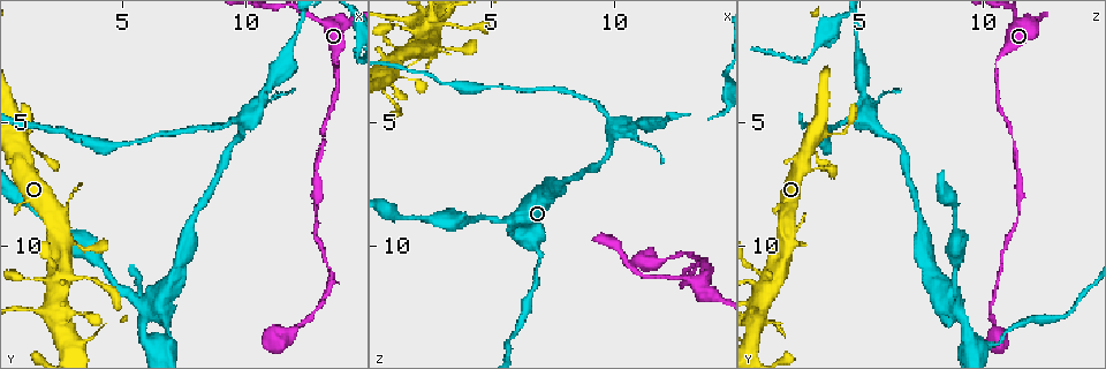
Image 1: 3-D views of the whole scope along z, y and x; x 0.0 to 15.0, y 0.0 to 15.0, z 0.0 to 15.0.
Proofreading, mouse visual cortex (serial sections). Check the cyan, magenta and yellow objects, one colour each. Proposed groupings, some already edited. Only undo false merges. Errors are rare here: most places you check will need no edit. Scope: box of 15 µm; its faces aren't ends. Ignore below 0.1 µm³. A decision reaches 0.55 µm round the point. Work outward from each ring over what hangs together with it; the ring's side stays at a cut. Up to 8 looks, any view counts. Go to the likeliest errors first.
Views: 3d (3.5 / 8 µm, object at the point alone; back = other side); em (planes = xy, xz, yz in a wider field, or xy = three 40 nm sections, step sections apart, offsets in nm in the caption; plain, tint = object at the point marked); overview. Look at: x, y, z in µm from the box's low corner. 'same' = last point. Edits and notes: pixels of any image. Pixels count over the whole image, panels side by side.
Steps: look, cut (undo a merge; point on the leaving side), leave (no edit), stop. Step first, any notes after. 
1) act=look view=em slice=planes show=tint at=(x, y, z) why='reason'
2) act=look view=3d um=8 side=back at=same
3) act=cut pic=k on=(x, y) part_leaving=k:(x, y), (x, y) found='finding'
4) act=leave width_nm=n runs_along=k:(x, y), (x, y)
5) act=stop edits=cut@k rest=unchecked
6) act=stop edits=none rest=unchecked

act=look view=3d um=3.5 side=back at=(2.4, 11.3, 1.0) why='a narrow waist'

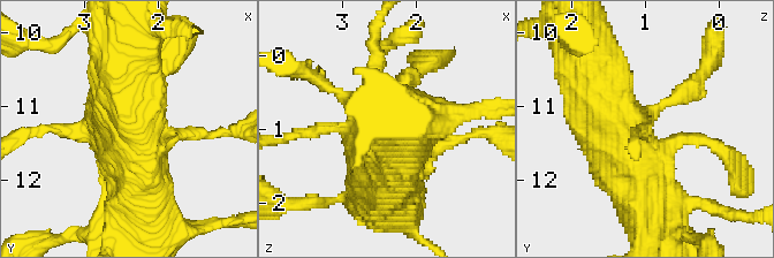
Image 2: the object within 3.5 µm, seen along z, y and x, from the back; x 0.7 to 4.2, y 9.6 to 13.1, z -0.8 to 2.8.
act=look view=em slice=xy step=3 show=tint at=same

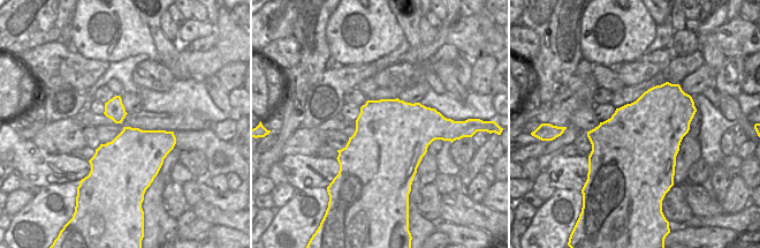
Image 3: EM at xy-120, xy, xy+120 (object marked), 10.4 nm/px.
act=leave width_nm=800 runs_along=2:(581, 80), (652, 210) found='all the same cell'

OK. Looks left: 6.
act=look view=3d um=3.5 at=(10.0, 5.0, 5.5) why='thick turns thin'

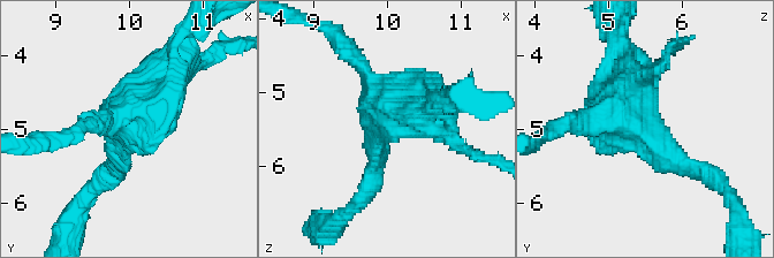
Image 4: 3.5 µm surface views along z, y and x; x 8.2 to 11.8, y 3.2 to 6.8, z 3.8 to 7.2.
act=look view=em slice=xy step=2 show=tint at=(9.90, 5.00, 5.45) why='now the EM'

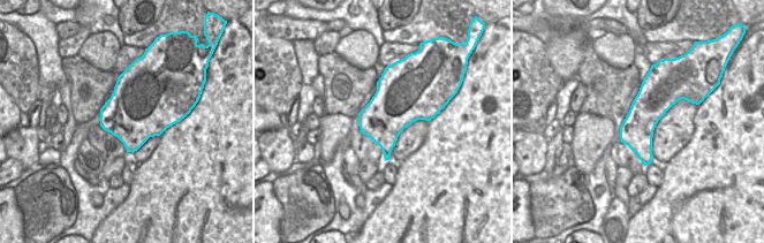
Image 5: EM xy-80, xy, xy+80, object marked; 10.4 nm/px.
act=leave runs_along=4:(119, 161), (126, 115), (175, 59) found='all the same cell'

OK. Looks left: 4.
act=look view=3d um=3.5 at=(6.0, 12.8, 8.9) why='thick turns thin'

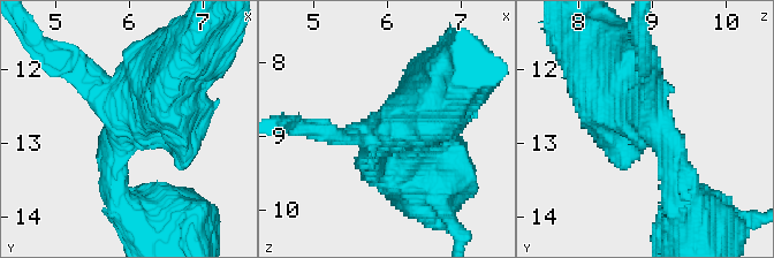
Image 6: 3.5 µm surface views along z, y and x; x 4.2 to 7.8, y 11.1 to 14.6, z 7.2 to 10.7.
act=look view=em slice=planes show=tint at=(6.00, 12.70, 9.00)

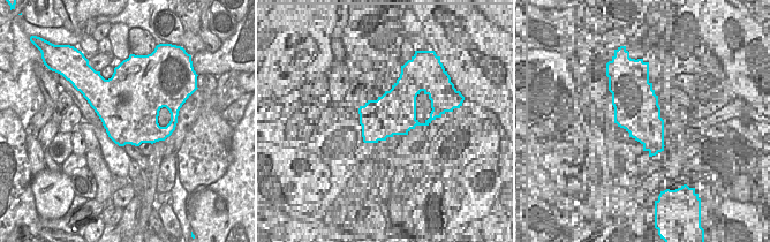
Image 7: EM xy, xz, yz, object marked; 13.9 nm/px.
act=leave runs_along=6:(187, 71), (144, 96), (116, 167) found='one cell here'

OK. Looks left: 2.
act=stop edits=none rest=unchecked

